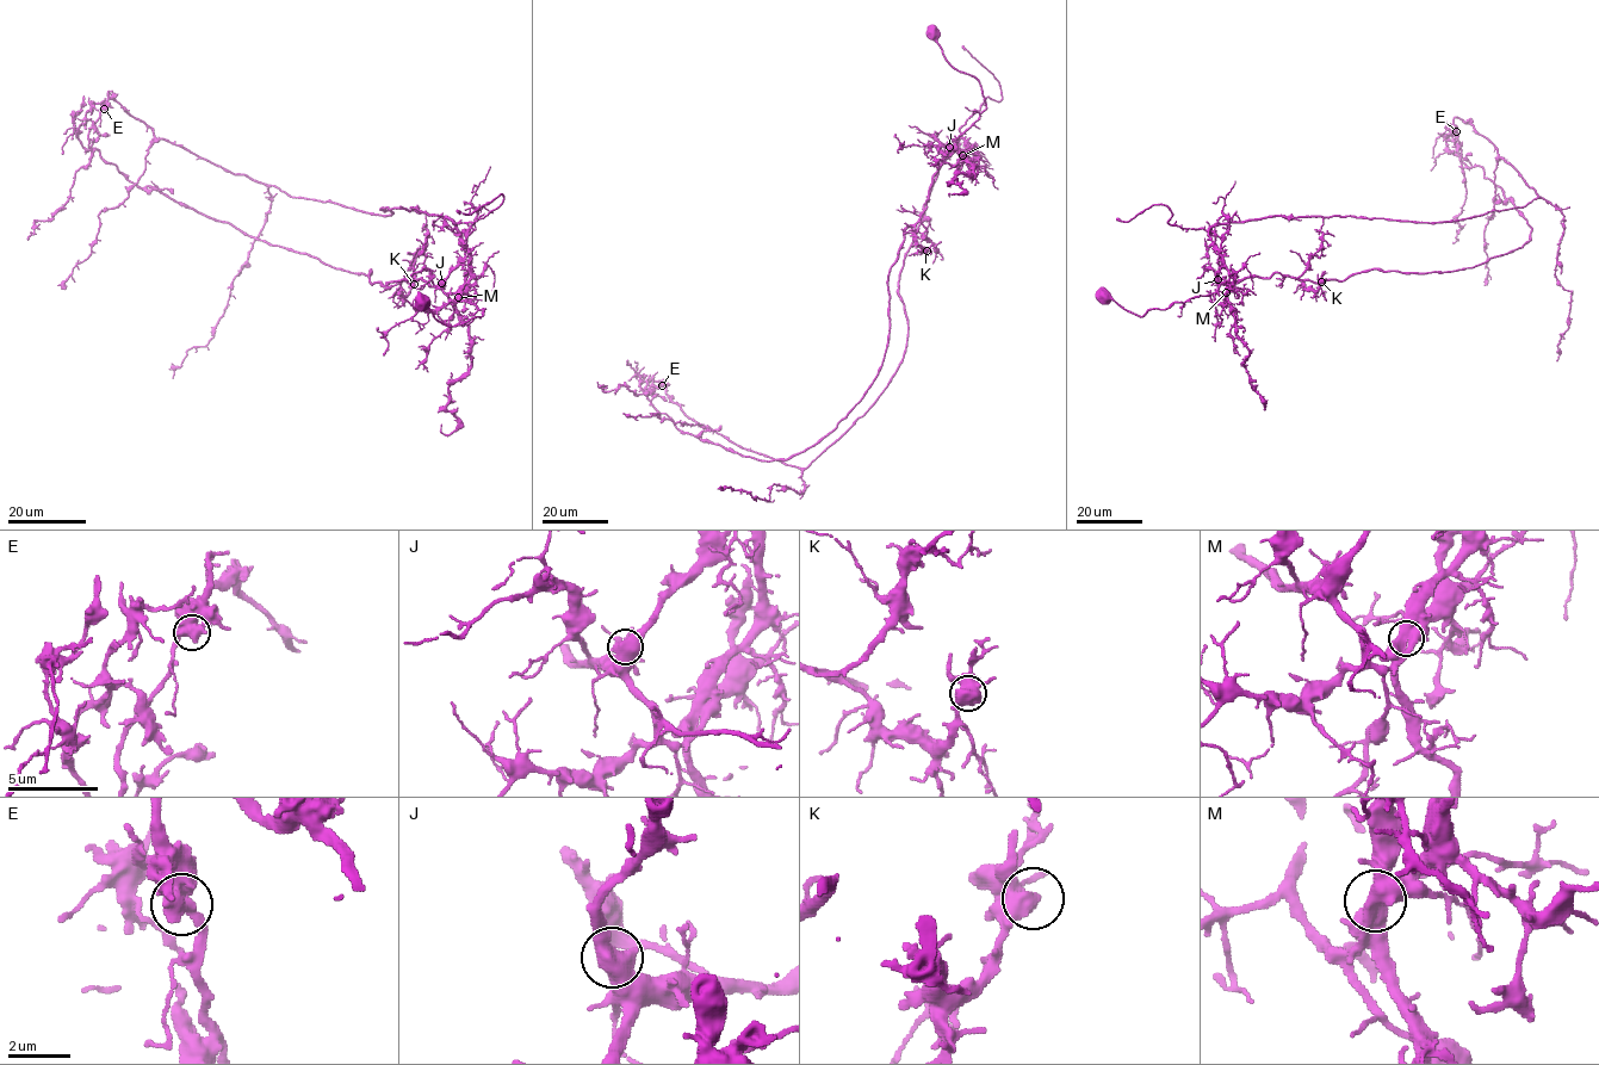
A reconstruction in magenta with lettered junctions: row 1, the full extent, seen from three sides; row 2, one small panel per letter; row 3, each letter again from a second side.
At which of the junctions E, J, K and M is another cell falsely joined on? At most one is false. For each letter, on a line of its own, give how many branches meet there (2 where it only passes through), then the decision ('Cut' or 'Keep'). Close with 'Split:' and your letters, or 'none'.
E: Branches: 2. Keep
J: Branches: 2. Keep
K: Branches: 2. Keep
M: Branches: 2. Cut
Split: M

